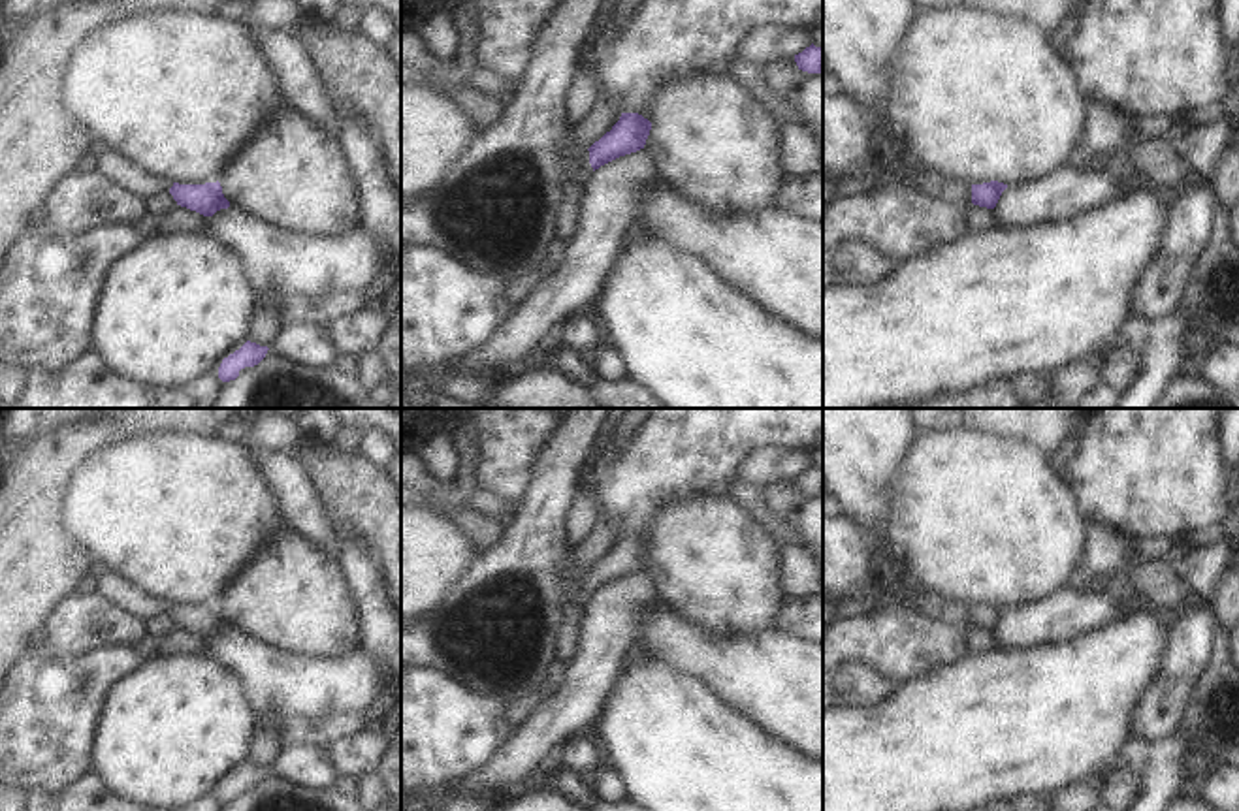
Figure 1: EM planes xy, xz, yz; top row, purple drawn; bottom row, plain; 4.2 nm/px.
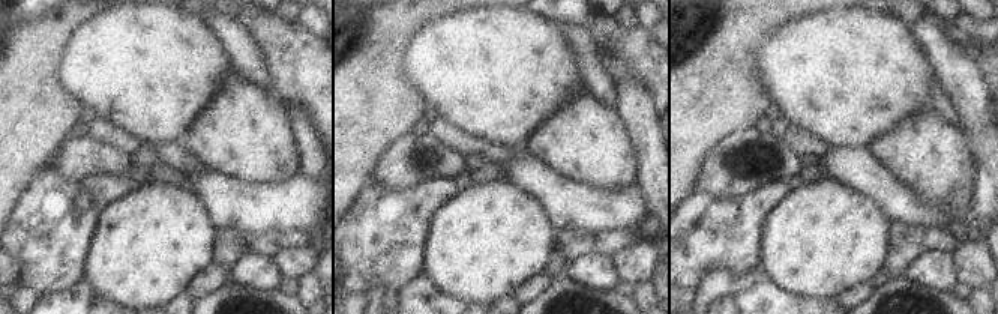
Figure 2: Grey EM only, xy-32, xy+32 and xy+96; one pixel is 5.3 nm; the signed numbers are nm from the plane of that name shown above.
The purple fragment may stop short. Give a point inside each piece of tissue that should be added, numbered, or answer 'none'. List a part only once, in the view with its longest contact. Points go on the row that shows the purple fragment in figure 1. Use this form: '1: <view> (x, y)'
1: xz (577, 168)

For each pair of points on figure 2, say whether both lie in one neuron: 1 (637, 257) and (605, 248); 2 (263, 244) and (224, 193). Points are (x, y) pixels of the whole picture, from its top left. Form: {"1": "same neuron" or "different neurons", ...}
{"1": "different neurons", "2": "different neurons"}

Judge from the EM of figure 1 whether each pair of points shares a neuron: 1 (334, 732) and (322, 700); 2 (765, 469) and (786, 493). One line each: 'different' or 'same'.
1: different
2: different

